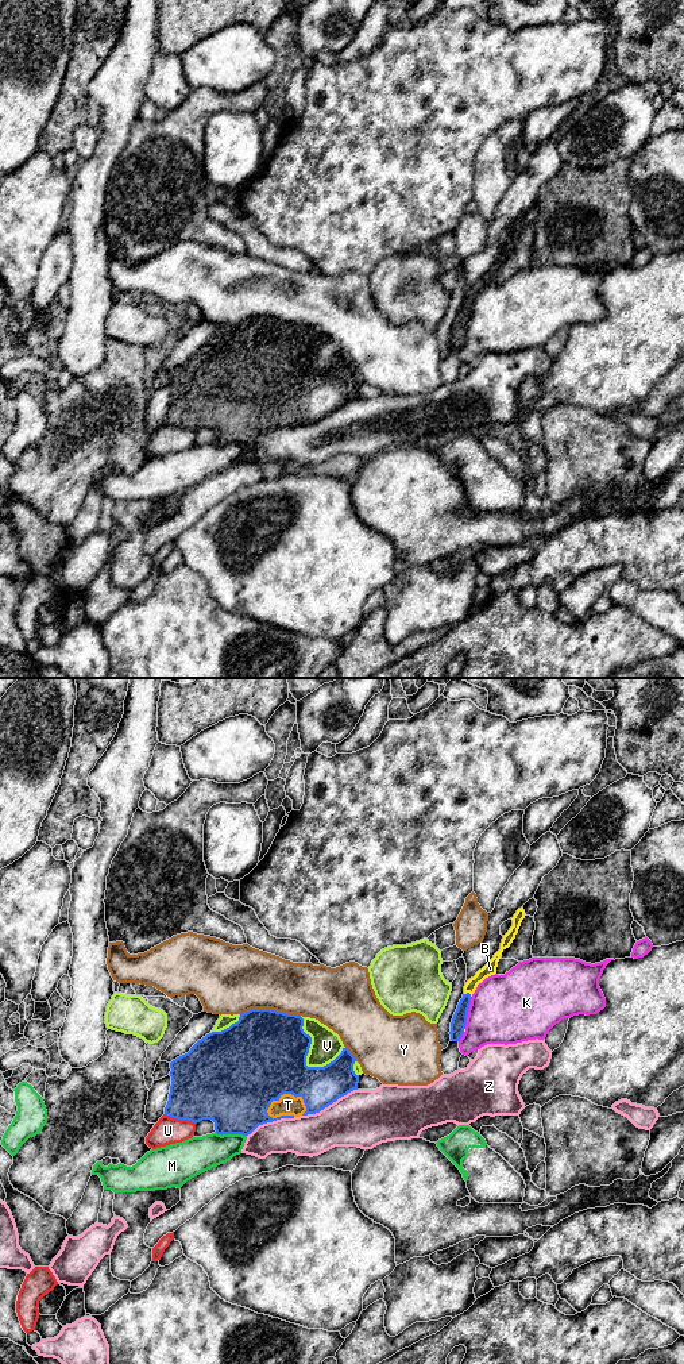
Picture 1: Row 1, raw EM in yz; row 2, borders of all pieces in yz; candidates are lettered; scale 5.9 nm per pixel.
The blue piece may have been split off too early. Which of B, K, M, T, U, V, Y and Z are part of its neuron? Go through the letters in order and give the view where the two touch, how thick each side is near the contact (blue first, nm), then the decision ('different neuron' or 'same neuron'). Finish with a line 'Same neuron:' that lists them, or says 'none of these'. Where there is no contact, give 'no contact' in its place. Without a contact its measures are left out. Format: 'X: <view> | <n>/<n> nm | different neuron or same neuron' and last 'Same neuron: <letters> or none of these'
B: yz | 90/80 nm | same neuron
K: yz | 90/420 nm | different neuron
M: yz | 440/220 nm | different neuron
T: yz | 480/130 nm | same neuron
U: yz | 420/160 nm | different neuron
V: yz | 480/180 nm | different neuron
Y: yz | 480/380 nm | different neuron
Z: yz | 240/340 nm | different neuron
Same neuron: B, T

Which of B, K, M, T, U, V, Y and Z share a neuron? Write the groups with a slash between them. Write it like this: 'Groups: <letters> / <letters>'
Groups: B T / K / M / U / V / Y / Z

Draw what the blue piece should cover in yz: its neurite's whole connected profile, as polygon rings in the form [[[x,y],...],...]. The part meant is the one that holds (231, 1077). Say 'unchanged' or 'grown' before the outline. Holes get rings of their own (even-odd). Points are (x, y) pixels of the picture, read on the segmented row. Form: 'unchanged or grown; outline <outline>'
grown; outline [[[251,1009],[221,1032],[198,1040],[188,1053],[170,1063],[171,1086],[165,1114],[177,1120],[200,1122],[212,1120],[217,1134],[251,1134],[259,1125],[281,1118],[316,1114],[348,1093],[358,1090],[359,1075],[353,1071],[355,1056],[345,1047],[324,1067],[308,1067],[312,1037],[302,1029],[304,1018],[273,1009]]]

